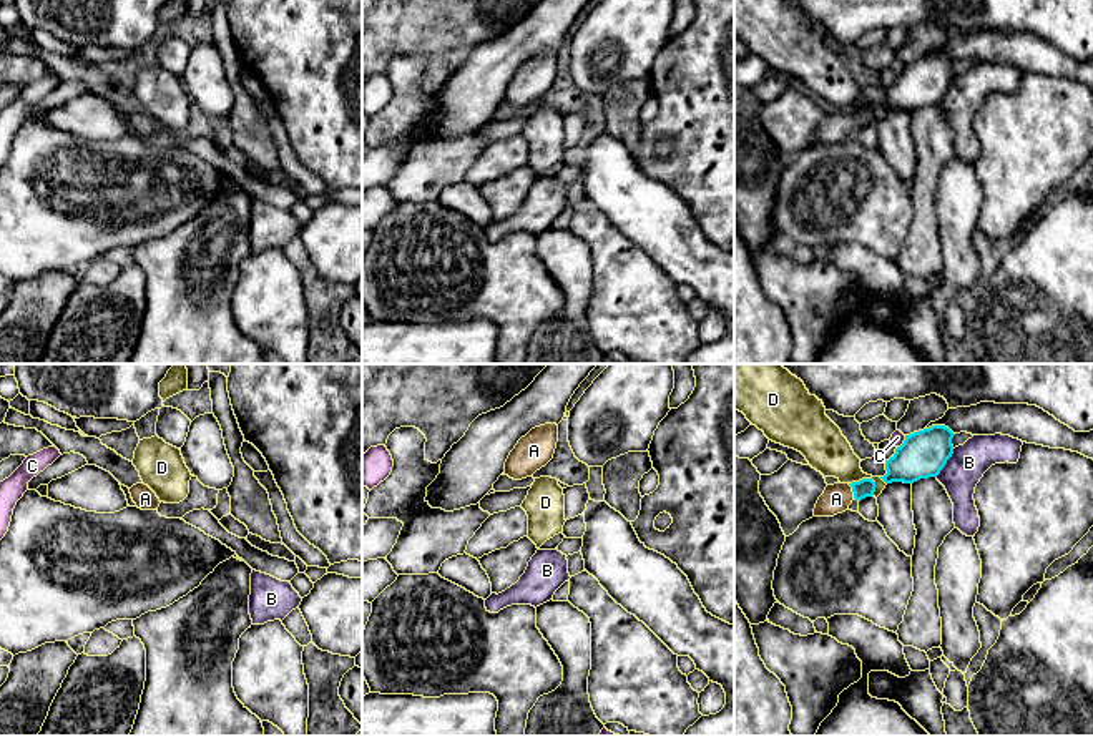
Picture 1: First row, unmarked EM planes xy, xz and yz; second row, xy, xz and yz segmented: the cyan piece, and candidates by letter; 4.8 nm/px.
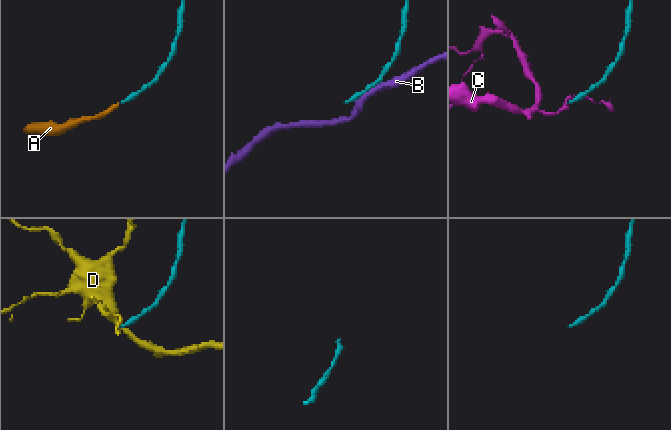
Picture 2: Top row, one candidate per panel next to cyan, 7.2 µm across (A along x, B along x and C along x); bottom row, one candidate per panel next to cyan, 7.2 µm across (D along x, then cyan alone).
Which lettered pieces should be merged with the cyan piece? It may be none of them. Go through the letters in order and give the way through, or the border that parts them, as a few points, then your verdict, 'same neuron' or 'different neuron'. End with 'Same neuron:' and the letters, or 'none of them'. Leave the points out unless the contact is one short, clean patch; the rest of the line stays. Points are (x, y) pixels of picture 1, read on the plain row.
A: runs through yz (866, 115), (852, 118), (836, 127); same neuron
B: different neuron
C: border along yz (906, 63), (897, 75); different neuron
D: border along yz (849, 110), (871, 107), (876, 118); different neuron
Same neuron: A

